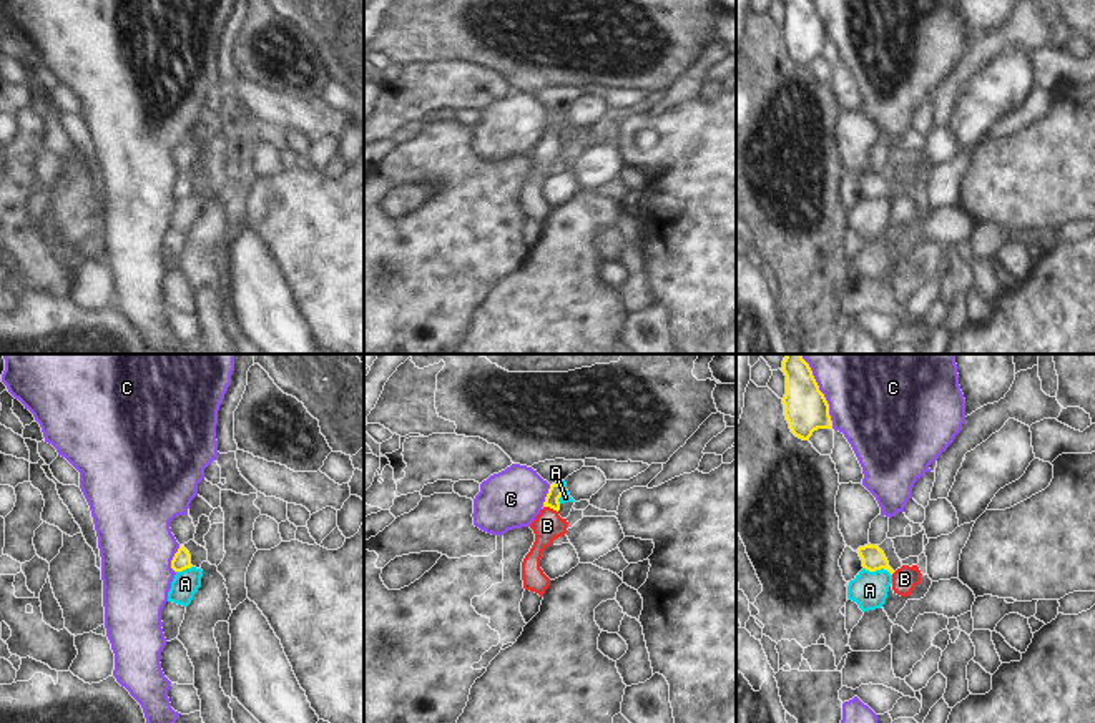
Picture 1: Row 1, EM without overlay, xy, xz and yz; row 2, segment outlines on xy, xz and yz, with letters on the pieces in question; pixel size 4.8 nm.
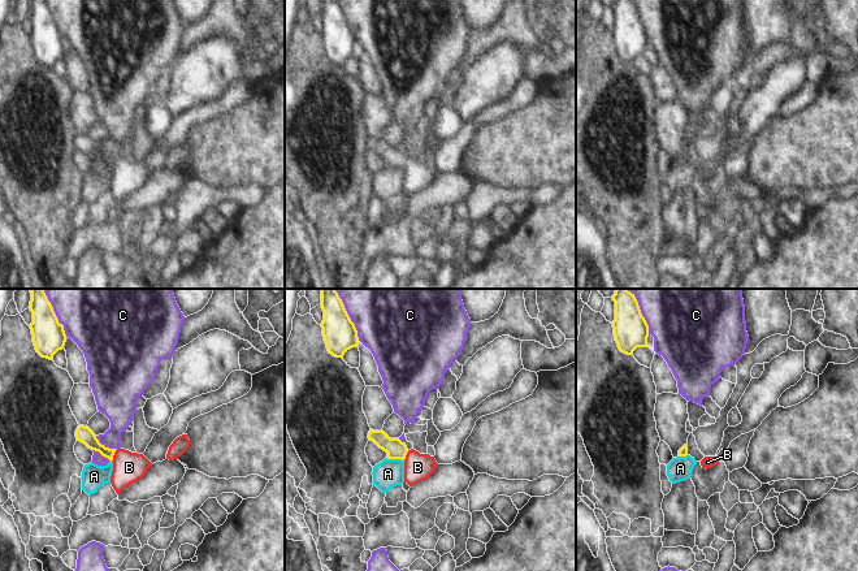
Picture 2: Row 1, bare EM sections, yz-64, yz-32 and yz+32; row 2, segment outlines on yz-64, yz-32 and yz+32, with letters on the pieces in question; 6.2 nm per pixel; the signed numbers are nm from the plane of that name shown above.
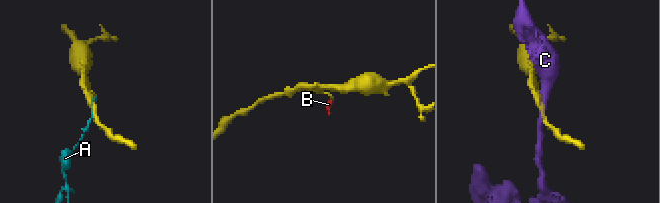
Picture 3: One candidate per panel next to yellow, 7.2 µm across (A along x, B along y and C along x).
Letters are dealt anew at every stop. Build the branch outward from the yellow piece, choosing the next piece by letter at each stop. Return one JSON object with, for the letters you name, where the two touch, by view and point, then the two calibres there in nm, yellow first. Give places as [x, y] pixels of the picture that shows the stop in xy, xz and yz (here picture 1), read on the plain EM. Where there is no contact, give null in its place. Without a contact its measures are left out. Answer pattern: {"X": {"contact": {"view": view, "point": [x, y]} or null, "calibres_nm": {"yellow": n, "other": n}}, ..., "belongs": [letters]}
{"B": {"contact": {"view": "xz", "point": [550, 135]}, "calibres_nm": {"yellow": 70, "other": 140}}, "belongs": ["B"]}

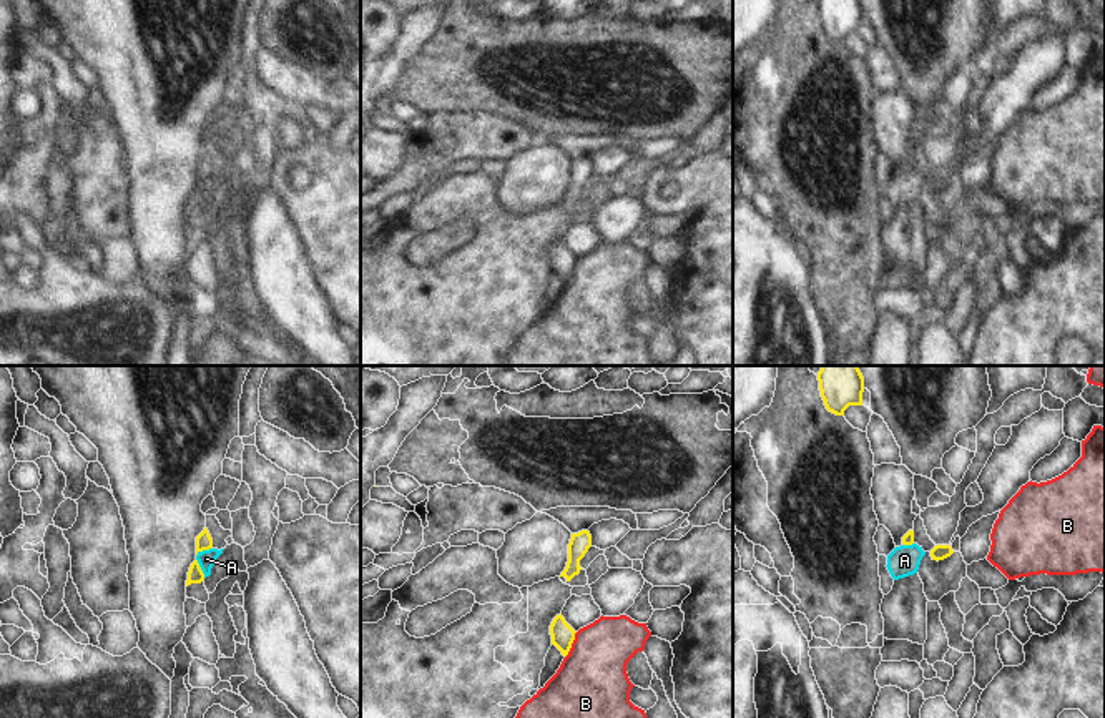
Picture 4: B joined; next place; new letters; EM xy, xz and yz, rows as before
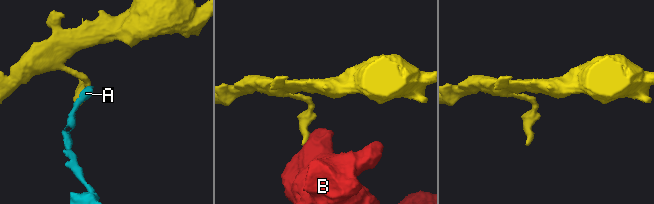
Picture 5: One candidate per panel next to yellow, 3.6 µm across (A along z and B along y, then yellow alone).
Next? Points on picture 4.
{"belongs": []}

